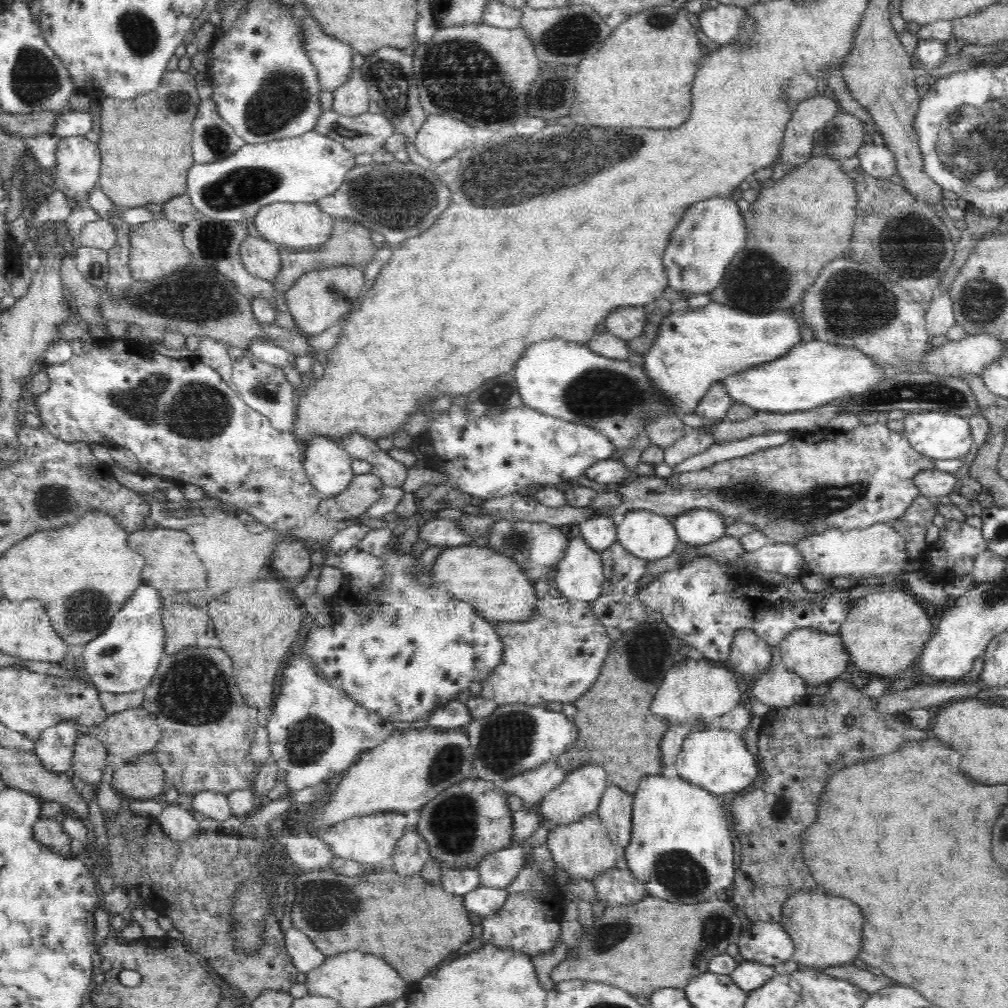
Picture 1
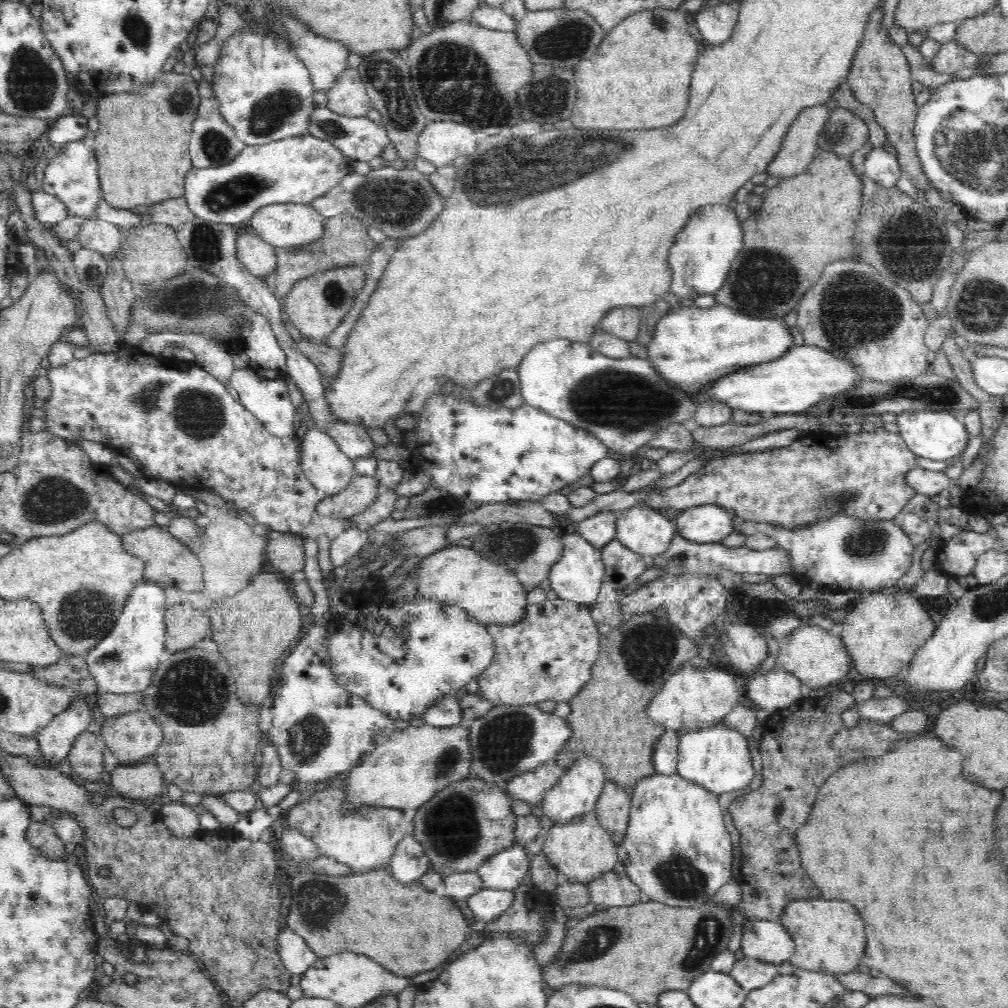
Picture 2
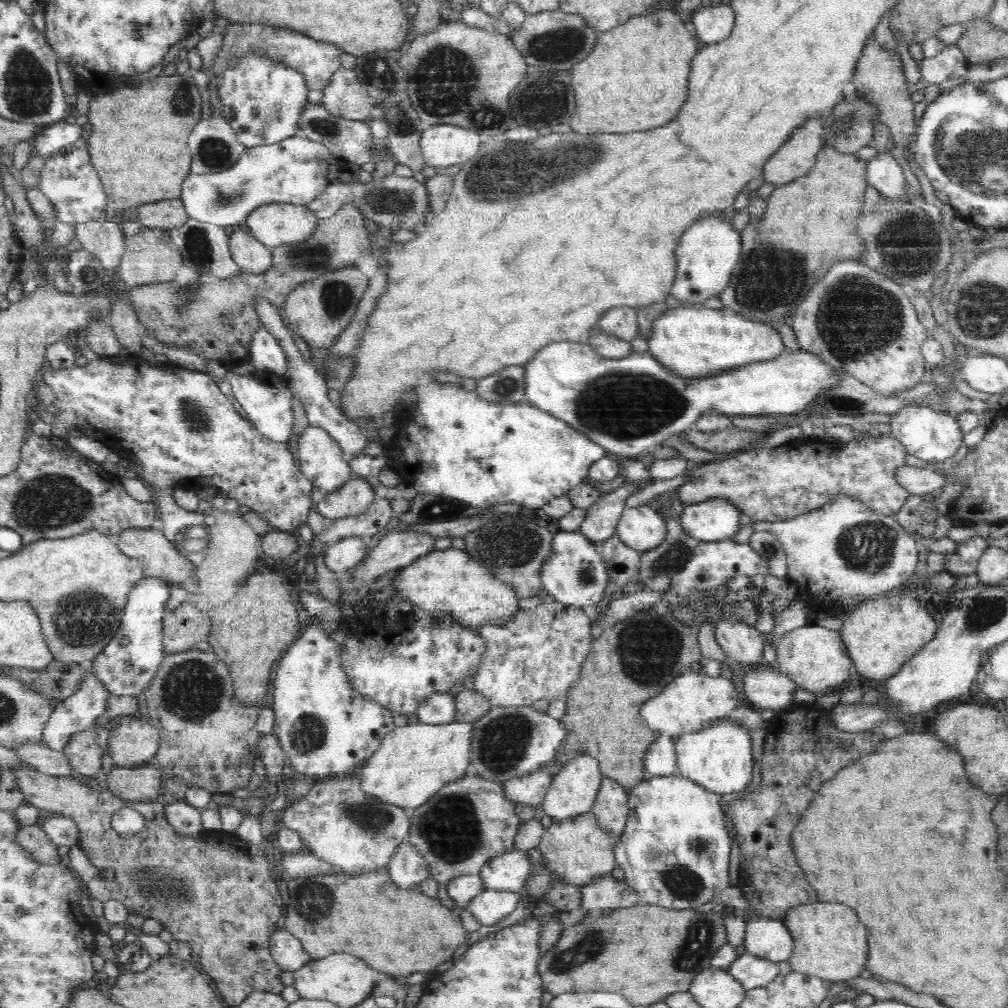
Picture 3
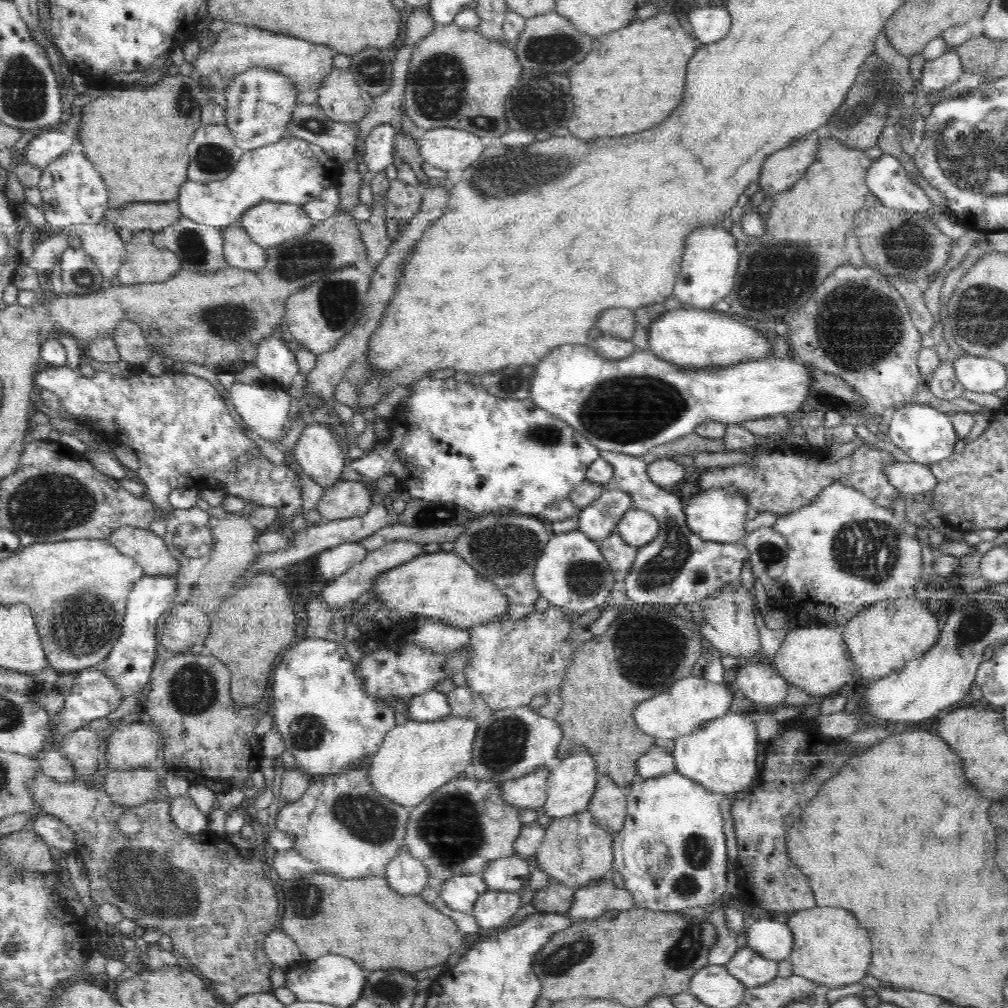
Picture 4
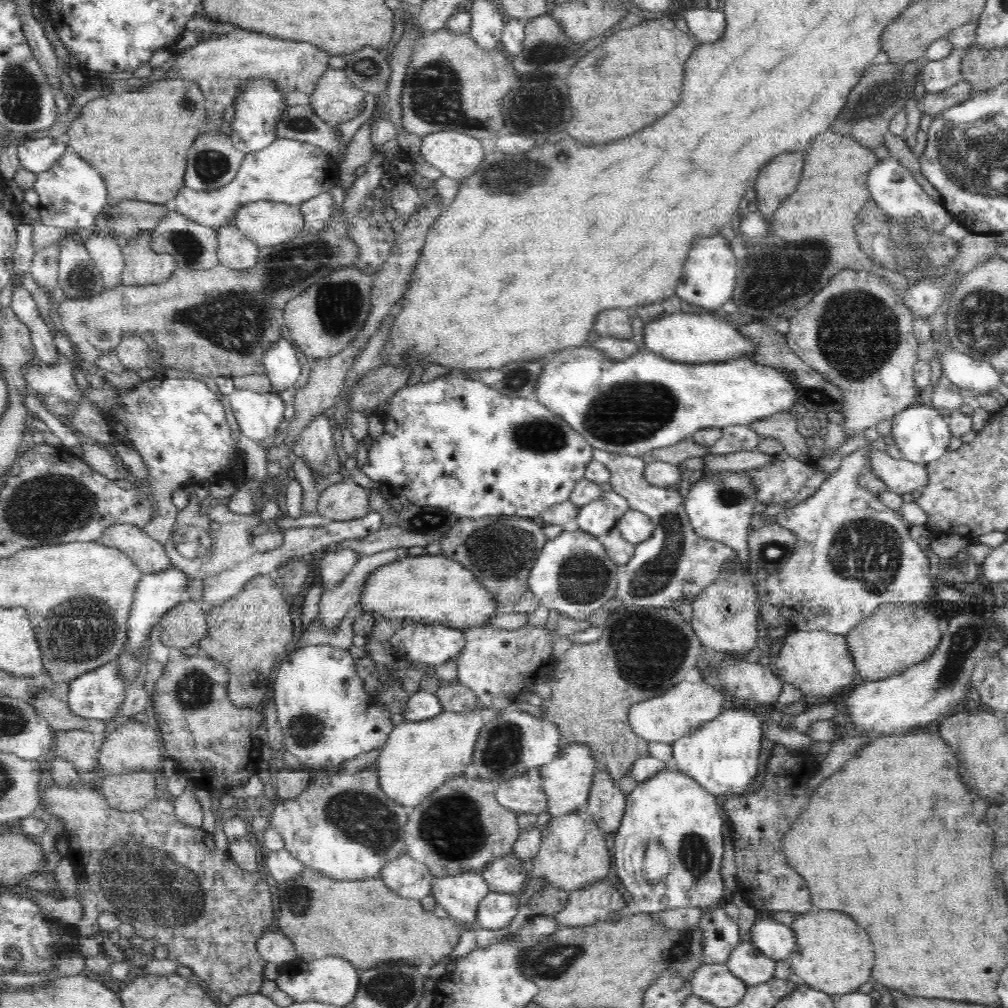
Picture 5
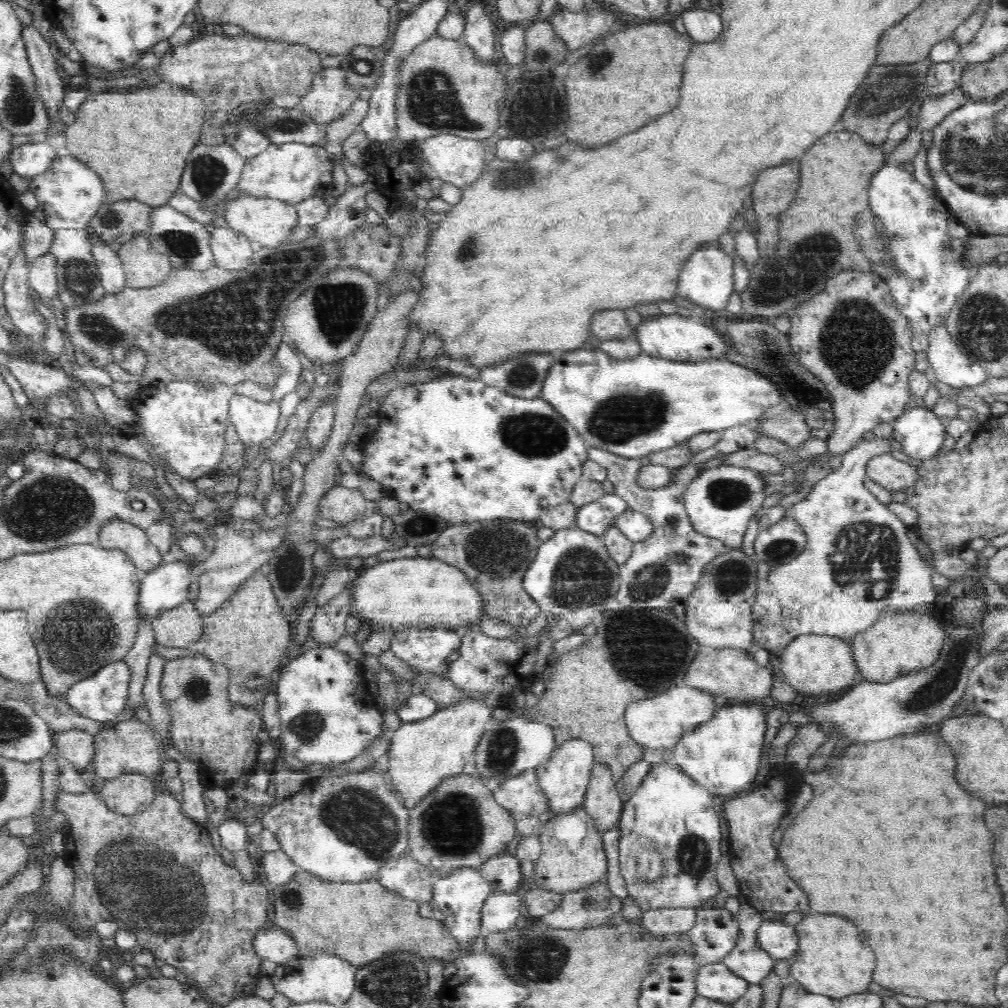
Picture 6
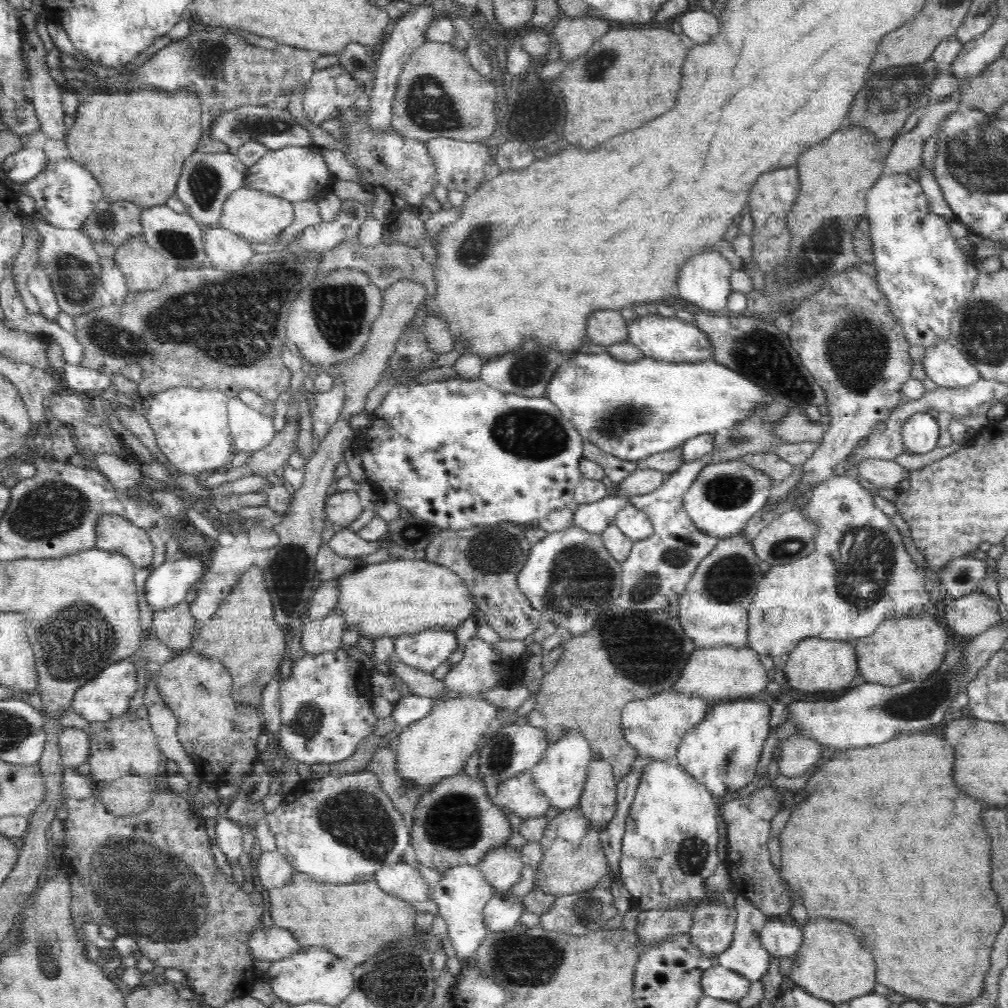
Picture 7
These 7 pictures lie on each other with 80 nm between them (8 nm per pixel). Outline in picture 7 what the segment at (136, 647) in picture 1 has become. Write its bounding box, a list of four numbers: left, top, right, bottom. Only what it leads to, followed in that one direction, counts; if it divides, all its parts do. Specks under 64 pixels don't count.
[145,555,207,610]

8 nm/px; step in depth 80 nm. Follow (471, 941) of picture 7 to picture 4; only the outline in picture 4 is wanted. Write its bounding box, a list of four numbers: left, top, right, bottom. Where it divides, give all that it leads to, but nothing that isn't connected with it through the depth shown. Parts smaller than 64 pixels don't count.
[439,873,488,915]

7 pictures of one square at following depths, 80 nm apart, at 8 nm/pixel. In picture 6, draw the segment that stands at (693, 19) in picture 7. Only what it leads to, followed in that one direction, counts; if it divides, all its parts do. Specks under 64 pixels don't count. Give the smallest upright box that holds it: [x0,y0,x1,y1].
[680,9,722,43]

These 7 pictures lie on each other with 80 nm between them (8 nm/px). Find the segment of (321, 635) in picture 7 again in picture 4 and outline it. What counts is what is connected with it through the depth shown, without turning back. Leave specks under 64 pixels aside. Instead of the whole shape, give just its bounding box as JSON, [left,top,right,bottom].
[317,540,424,612]

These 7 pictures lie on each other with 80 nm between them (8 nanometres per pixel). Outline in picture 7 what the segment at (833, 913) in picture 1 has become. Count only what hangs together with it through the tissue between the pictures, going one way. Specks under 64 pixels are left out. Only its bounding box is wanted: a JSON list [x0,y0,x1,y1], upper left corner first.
[791,920,876,1005]

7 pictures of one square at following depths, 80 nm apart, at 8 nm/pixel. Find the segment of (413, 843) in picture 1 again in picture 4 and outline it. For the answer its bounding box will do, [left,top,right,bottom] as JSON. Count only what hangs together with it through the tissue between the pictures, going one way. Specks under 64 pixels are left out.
[384,845,429,896]

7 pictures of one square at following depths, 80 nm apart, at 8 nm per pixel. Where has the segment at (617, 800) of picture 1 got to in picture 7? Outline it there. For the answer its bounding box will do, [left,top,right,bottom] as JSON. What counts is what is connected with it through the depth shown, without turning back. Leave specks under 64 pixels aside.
[577,756,617,831]

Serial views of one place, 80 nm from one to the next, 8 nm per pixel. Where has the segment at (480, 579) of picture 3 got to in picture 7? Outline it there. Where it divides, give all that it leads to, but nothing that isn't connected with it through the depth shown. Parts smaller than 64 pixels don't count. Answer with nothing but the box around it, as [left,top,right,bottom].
[337,559,472,640]

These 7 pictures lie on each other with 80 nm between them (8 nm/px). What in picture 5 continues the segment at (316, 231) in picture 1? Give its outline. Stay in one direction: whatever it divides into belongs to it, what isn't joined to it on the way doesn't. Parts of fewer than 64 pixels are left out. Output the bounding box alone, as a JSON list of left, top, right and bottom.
[231,200,304,248]

